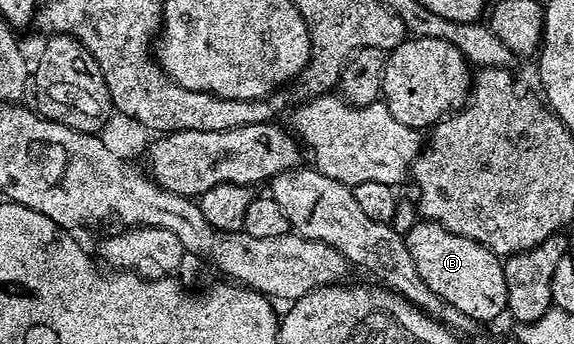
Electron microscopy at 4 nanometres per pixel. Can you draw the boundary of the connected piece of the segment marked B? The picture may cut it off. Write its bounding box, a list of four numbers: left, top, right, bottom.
[405,220,508,324]

